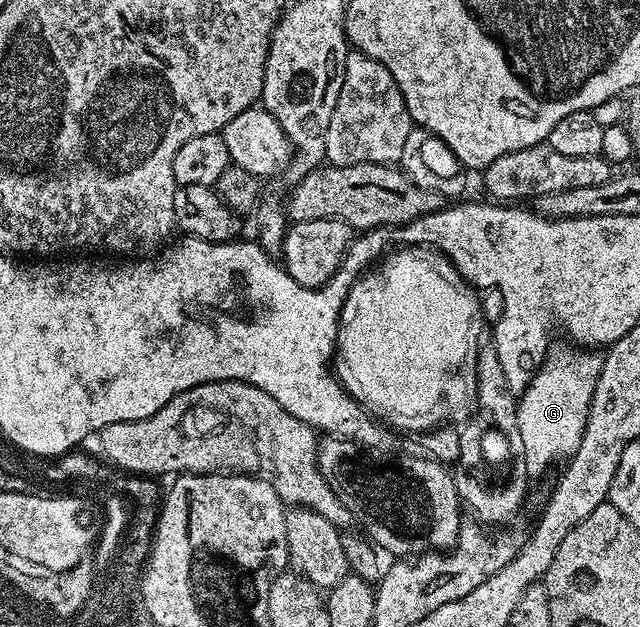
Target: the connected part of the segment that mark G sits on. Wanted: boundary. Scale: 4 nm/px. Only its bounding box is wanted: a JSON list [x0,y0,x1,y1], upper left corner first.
[517,346,602,477]

